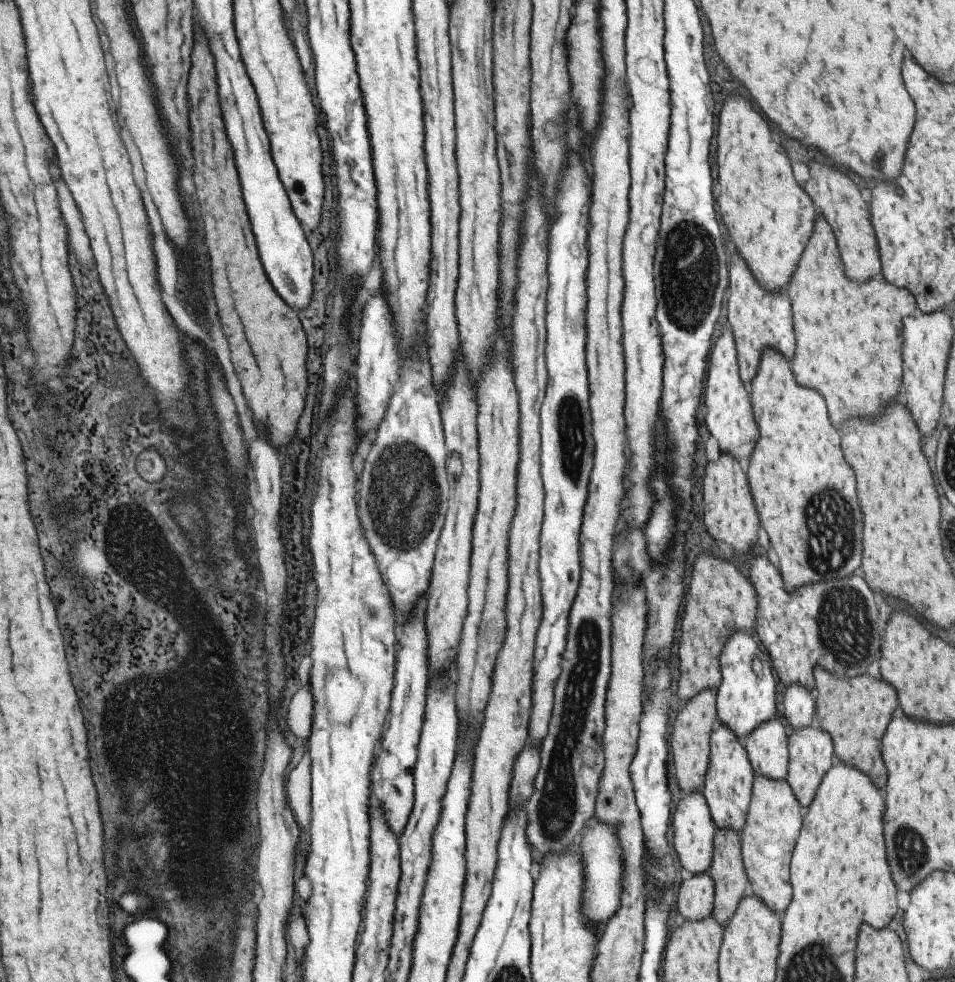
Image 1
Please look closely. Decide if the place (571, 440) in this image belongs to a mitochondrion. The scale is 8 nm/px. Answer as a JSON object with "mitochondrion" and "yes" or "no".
{"mitochondrion":"yes"}

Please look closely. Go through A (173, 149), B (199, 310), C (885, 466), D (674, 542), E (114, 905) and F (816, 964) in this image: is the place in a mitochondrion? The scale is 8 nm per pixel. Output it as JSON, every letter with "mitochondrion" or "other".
{"A":"other","B":"other","C":"other","D":"other","E":"other","F":"mitochondrion"}

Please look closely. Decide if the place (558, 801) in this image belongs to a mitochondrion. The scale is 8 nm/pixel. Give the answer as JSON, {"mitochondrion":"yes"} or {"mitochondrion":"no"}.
{"mitochondrion":"yes"}

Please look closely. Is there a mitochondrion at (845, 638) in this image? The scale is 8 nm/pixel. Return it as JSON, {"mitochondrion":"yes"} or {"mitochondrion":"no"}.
{"mitochondrion":"yes"}

